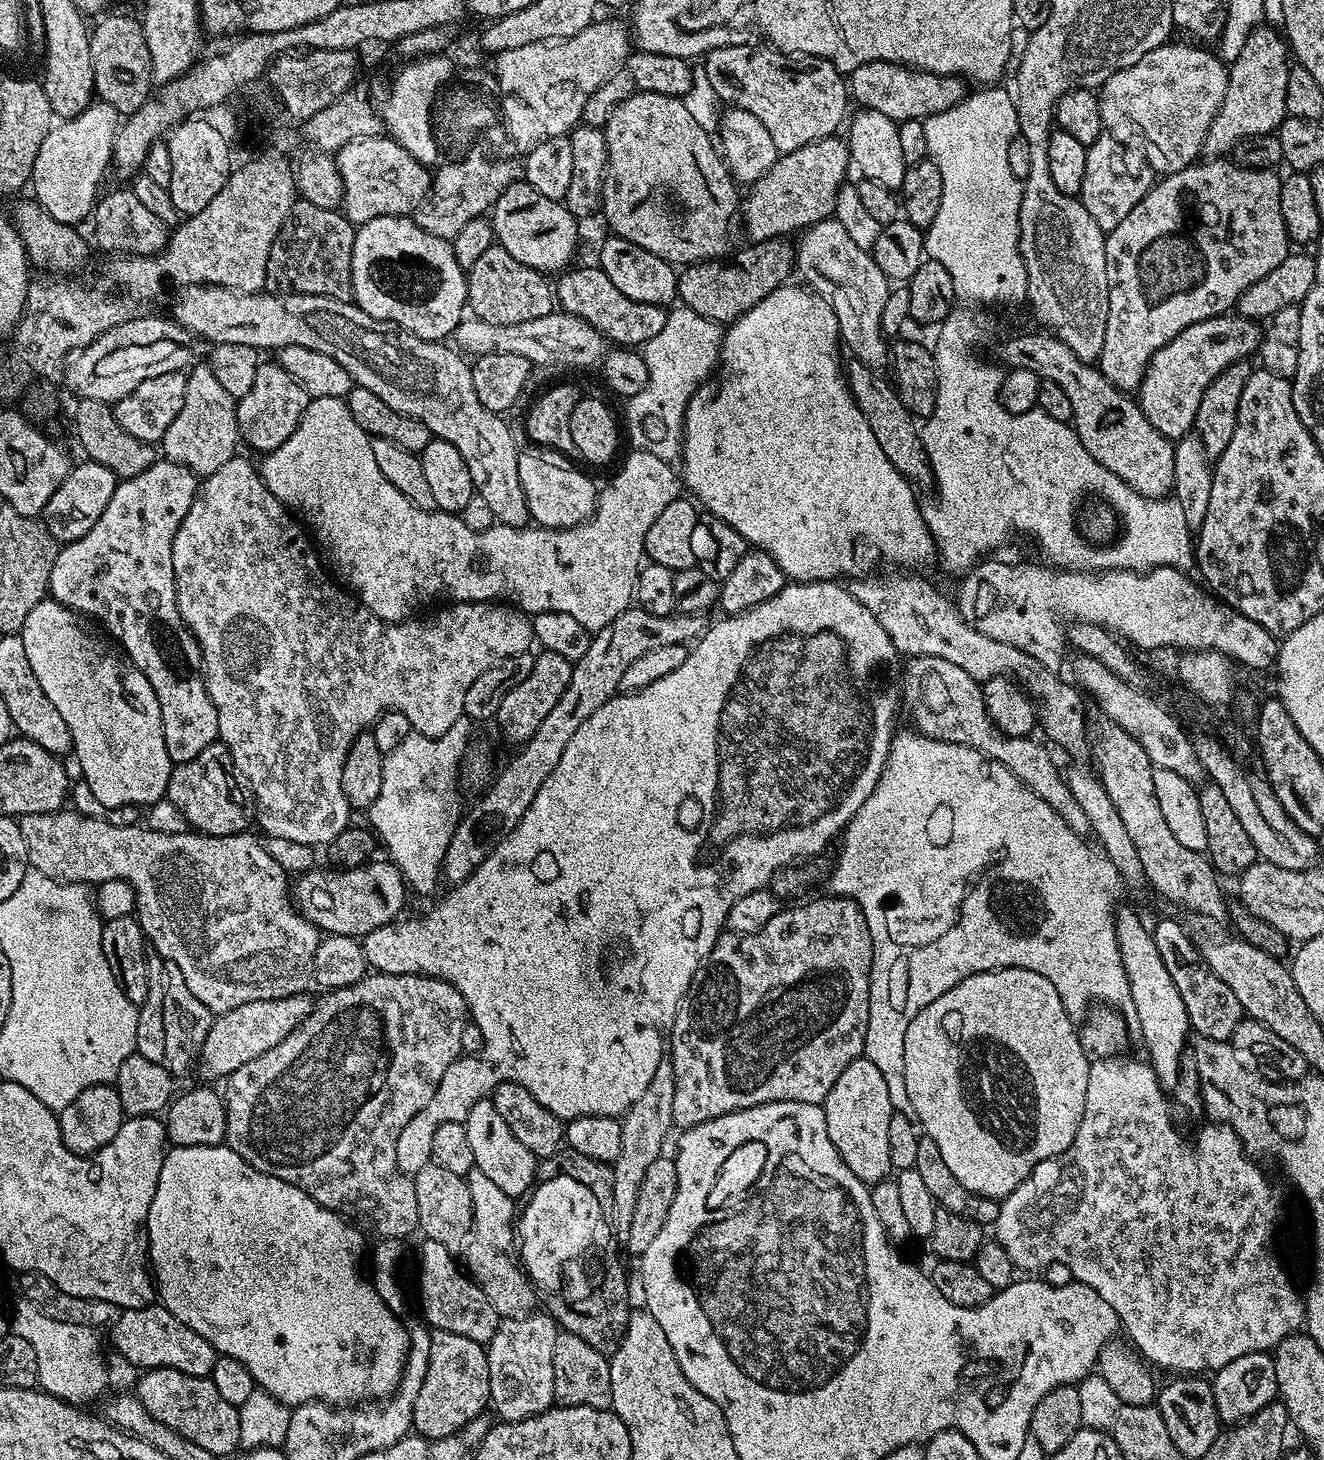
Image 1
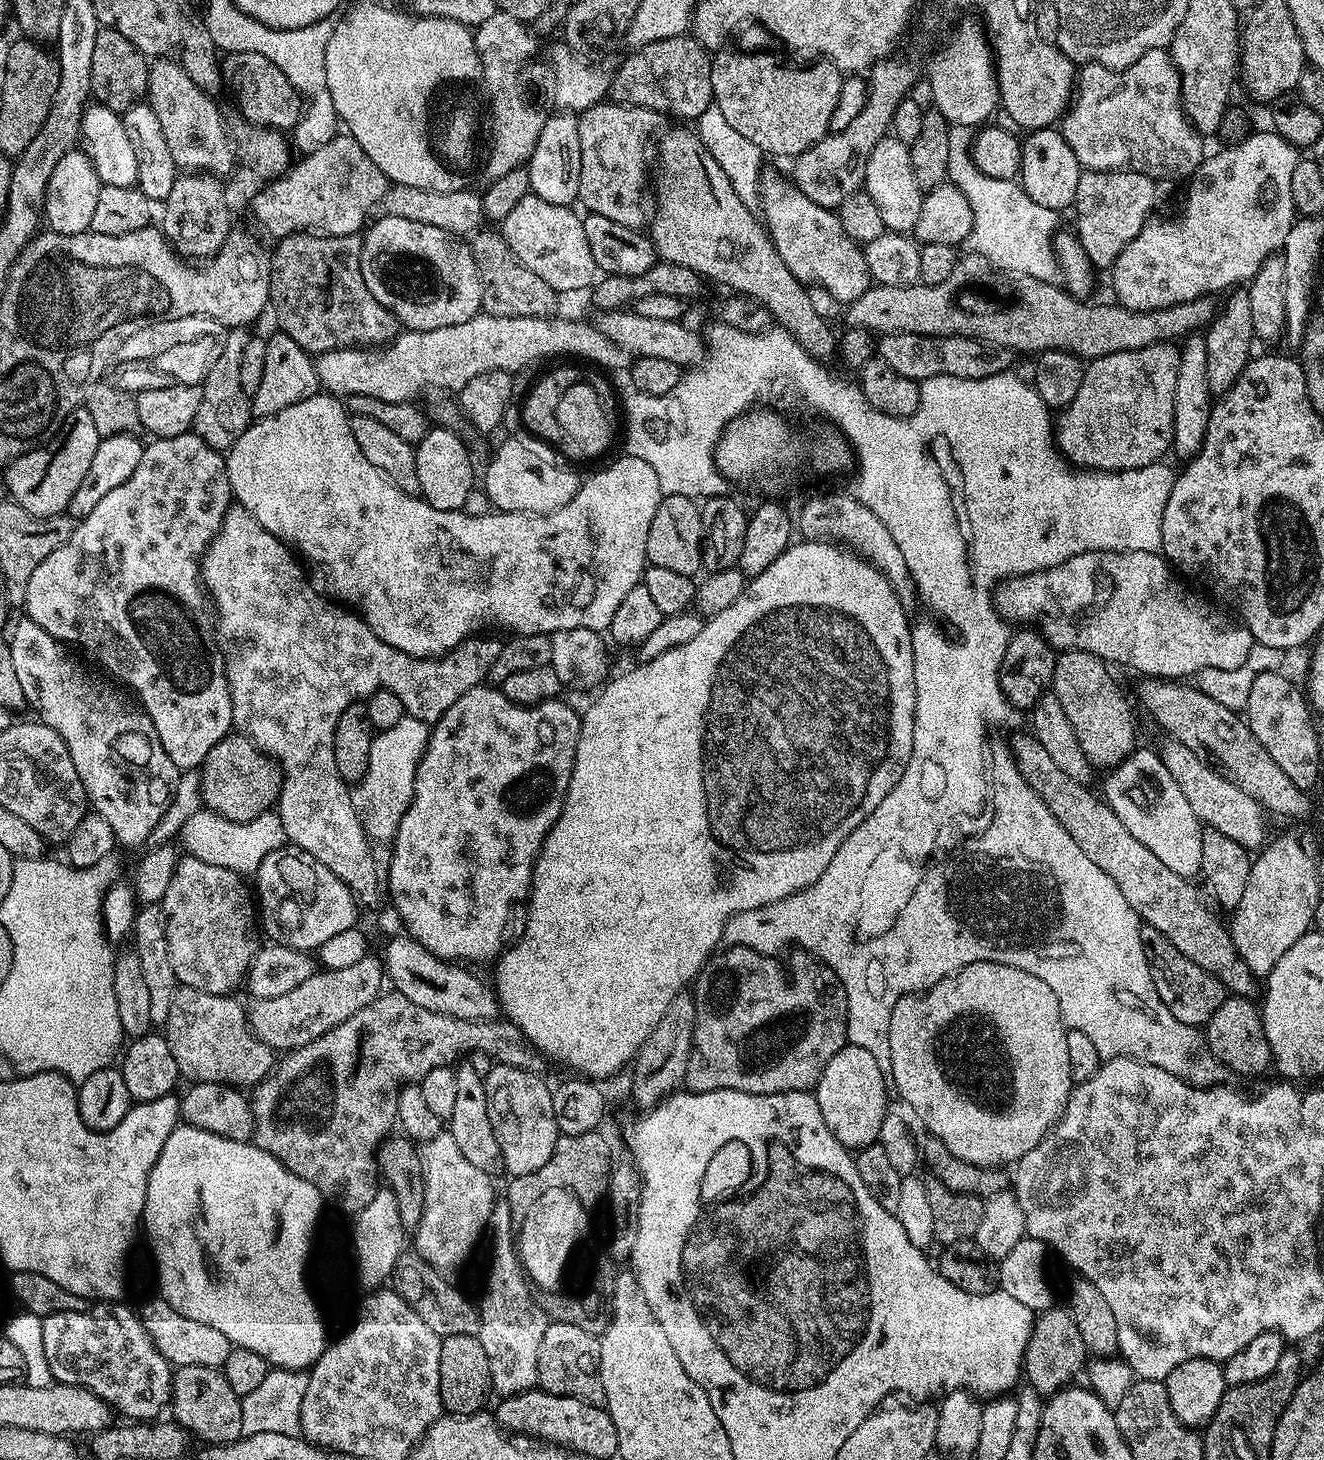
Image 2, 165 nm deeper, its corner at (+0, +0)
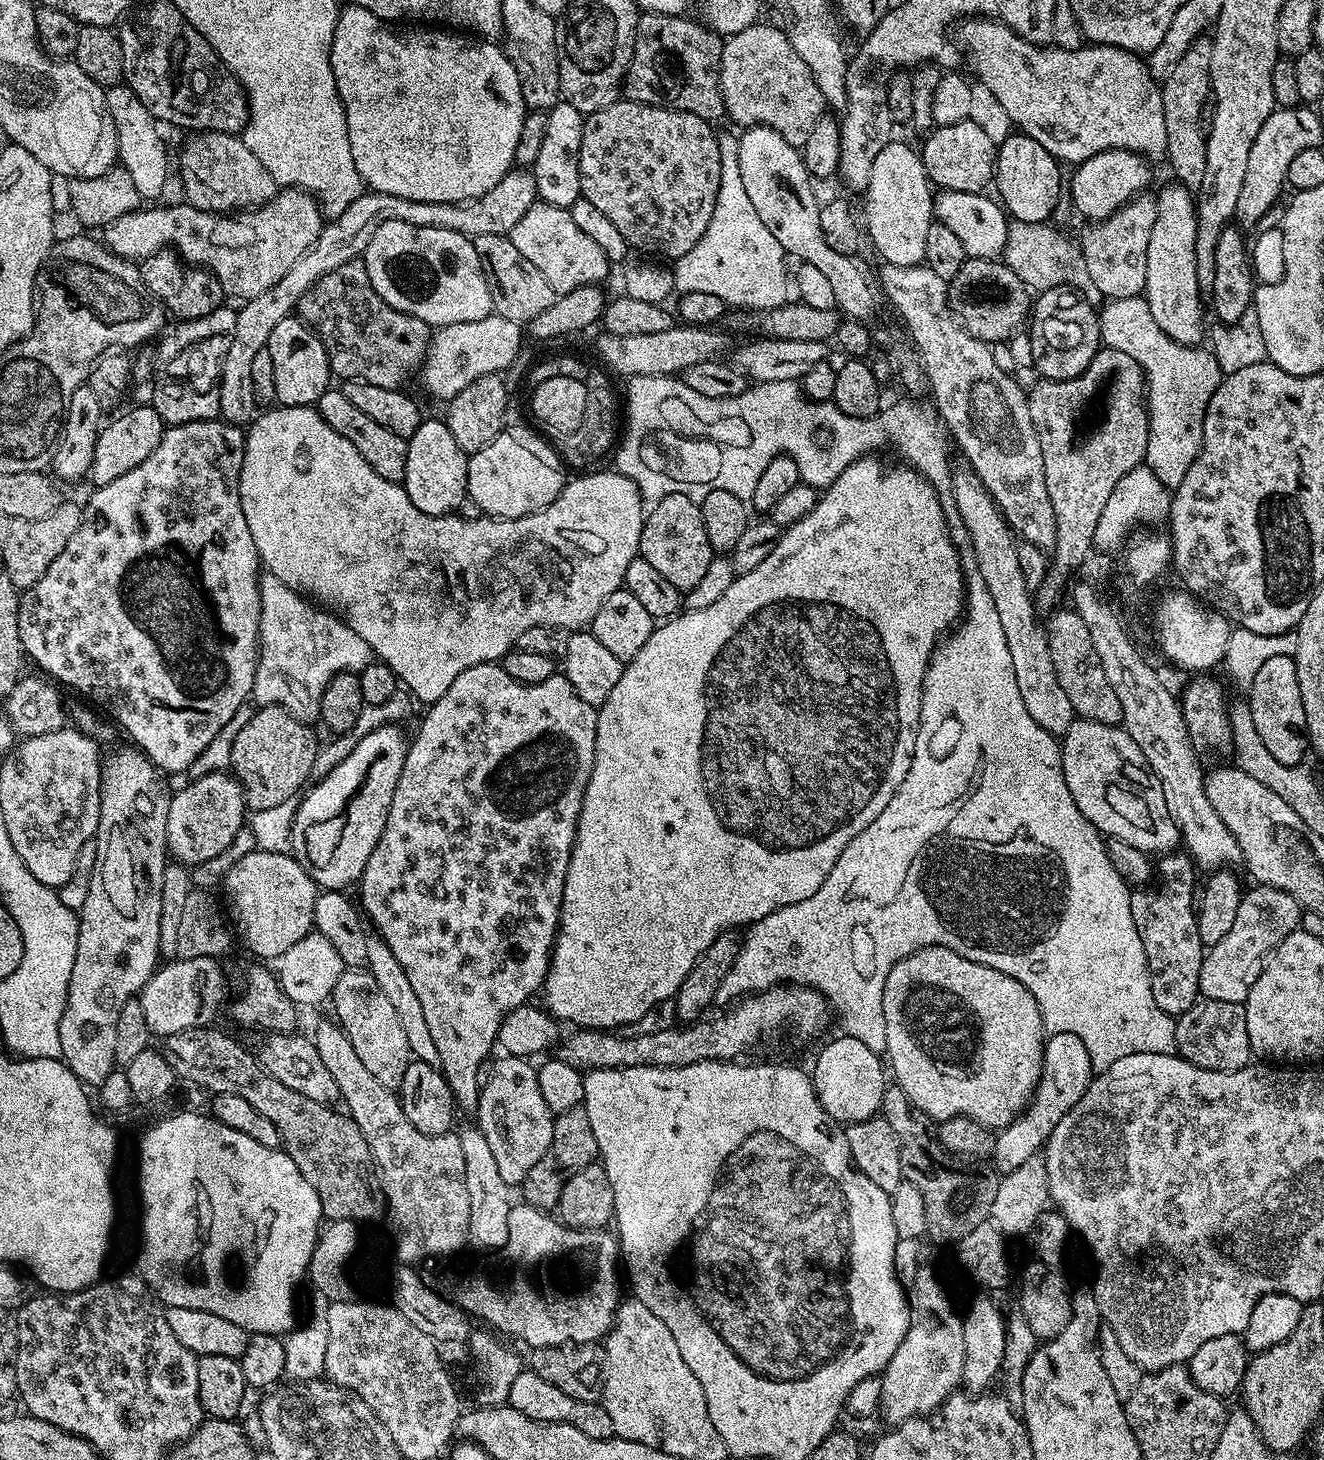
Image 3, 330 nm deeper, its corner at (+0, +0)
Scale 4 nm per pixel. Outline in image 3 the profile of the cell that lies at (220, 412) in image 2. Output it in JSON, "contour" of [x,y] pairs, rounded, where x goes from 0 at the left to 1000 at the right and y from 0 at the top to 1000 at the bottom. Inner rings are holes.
{"contour":[[[399,116],[383,118],[379,122],[379,125],[376,125],[376,127],[373,127],[373,130],[369,130],[367,133],[364,133],[360,137],[352,137],[349,140],[310,138],[310,136],[298,136],[298,133],[289,133],[280,130],[273,131],[272,134],[258,147],[250,149],[245,153],[245,158],[237,166],[237,168],[234,168],[234,171],[231,171],[231,174],[228,174],[228,177],[225,177],[225,179],[222,179],[222,182],[219,182],[219,185],[216,185],[216,188],[213,188],[211,193],[207,193],[207,196],[204,196],[204,199],[200,199],[199,201],[195,201],[181,209],[174,240],[171,240],[171,245],[168,248],[168,253],[165,261],[166,285],[172,290],[179,292],[187,292],[193,287],[195,277],[192,273],[192,264],[189,259],[189,253],[195,240],[202,238],[204,226],[207,226],[207,223],[210,223],[210,221],[213,221],[213,218],[220,216],[224,213],[228,201],[231,201],[231,199],[234,199],[234,196],[237,196],[237,193],[240,193],[240,190],[243,190],[249,185],[255,185],[255,182],[261,182],[261,179],[273,177],[276,168],[279,168],[279,163],[282,163],[282,158],[285,158],[285,155],[289,155],[289,152],[310,152],[310,155],[325,155],[334,158],[343,158],[346,160],[354,163],[359,163],[364,160],[382,162],[388,158],[388,155],[391,155],[394,147],[397,147],[397,144],[400,144],[400,141],[406,139],[406,137],[405,121]]]}

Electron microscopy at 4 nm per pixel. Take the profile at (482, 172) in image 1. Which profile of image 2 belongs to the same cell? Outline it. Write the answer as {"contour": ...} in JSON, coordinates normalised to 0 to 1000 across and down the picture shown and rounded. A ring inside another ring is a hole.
{"contour":[[[377,7],[358,20],[360,36],[363,38],[363,46],[368,52],[367,62],[373,81],[374,101],[370,103],[369,110],[364,116],[369,124],[379,122],[379,119],[385,119],[385,116],[397,114],[403,105],[403,100],[406,100],[406,92],[409,92],[412,77],[408,77],[399,69],[399,63],[396,61],[396,49],[405,38],[404,23],[397,14],[385,12],[385,10]]]}

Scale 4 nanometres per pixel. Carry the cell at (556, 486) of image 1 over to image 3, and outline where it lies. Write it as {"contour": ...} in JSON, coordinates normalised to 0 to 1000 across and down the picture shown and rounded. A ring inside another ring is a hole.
{"contour":[[[377,296],[373,303],[364,305],[364,308],[353,314],[353,342],[361,344],[365,353],[379,356],[394,355],[415,347],[424,338],[427,331],[427,318],[413,303],[408,304],[406,299],[399,299],[395,304],[385,296]]]}

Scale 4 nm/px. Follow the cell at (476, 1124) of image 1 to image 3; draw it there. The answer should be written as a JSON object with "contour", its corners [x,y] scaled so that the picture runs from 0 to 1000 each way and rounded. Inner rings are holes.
{"contour":[[[372,453],[355,456],[355,459],[349,459],[349,462],[346,462],[346,464],[343,464],[343,467],[340,467],[340,473],[337,473],[337,475],[334,475],[334,478],[331,478],[331,481],[326,482],[321,488],[323,488],[321,489],[320,494],[318,495],[317,499],[314,501],[314,505],[310,505],[307,522],[304,522],[304,530],[301,533],[301,538],[298,538],[298,547],[295,549],[295,558],[292,558],[292,568],[289,568],[289,574],[285,574],[285,579],[282,579],[282,585],[279,585],[279,590],[276,590],[275,598],[272,599],[270,603],[270,609],[272,608],[275,618],[275,622],[273,619],[274,627],[277,629],[278,627],[281,629],[281,633],[284,635],[282,636],[285,637],[285,640],[290,643],[292,648],[295,648],[295,651],[298,651],[298,656],[301,656],[301,659],[304,659],[304,664],[307,664],[307,670],[310,670],[310,675],[313,675],[313,681],[316,681],[316,686],[319,688],[319,695],[322,697],[322,703],[325,703],[325,709],[327,710],[328,717],[331,719],[331,725],[332,725],[331,732],[340,744],[341,751],[348,760],[351,759],[353,763],[356,763],[363,757],[363,746],[364,745],[361,741],[363,729],[372,723],[371,721],[372,717],[375,717],[378,707],[378,703],[382,695],[385,695],[385,692],[388,692],[391,689],[400,687],[403,684],[402,682],[404,679],[406,682],[410,677],[411,671],[414,669],[414,662],[417,660],[417,649],[420,647],[420,642],[423,637],[423,621],[424,621],[424,612],[427,604],[427,596],[431,593],[432,580],[435,576],[435,564],[438,560],[440,547],[443,544],[446,530],[449,527],[451,486],[446,481],[440,481],[440,478],[437,478],[434,470],[431,470],[431,467],[425,462],[412,464],[412,467],[395,468],[394,467],[388,467],[388,464],[385,464],[385,462],[382,462],[382,459],[379,459],[377,453]]]}

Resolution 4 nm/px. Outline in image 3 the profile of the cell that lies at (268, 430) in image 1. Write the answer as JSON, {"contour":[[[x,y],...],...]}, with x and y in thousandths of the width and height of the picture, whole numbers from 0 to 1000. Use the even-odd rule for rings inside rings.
{"contour":[[[226,216],[213,218],[213,221],[210,221],[207,226],[204,226],[202,240],[204,245],[207,245],[207,270],[209,277],[231,279],[238,277],[243,273],[243,270],[248,268],[252,260],[248,243],[238,227]]]}

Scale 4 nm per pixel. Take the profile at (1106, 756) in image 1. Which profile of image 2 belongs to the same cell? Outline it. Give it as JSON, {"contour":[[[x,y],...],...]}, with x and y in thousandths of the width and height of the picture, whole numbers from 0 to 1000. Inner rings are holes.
{"contour":[[[801,447],[796,456],[794,476],[802,481],[811,503],[817,511],[817,516],[824,522],[826,527],[839,527],[847,523],[860,512],[858,496],[855,494],[855,485],[847,472],[840,464],[841,458],[835,453],[823,447]]]}

